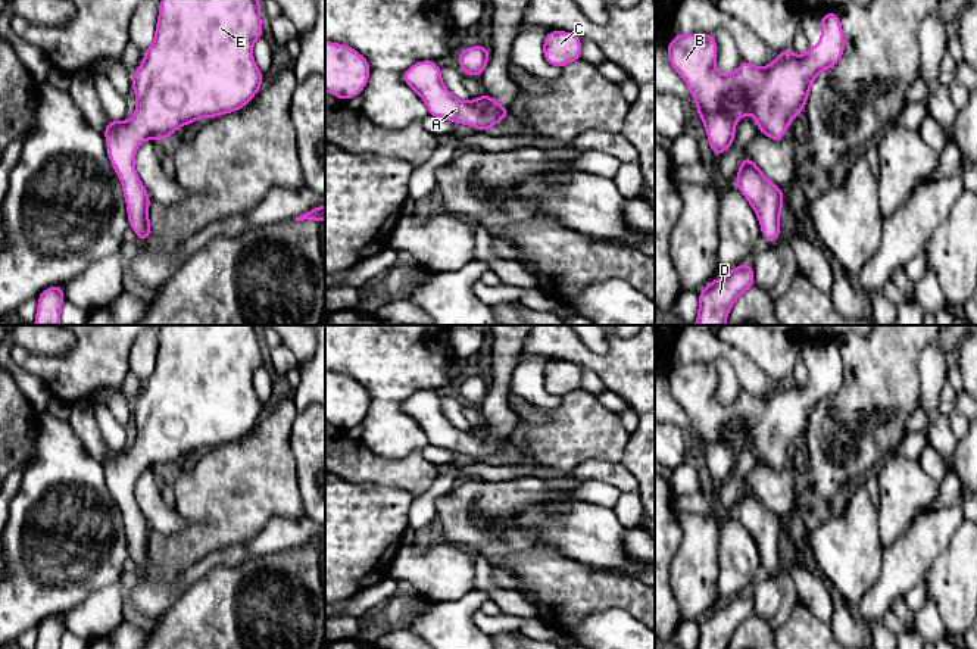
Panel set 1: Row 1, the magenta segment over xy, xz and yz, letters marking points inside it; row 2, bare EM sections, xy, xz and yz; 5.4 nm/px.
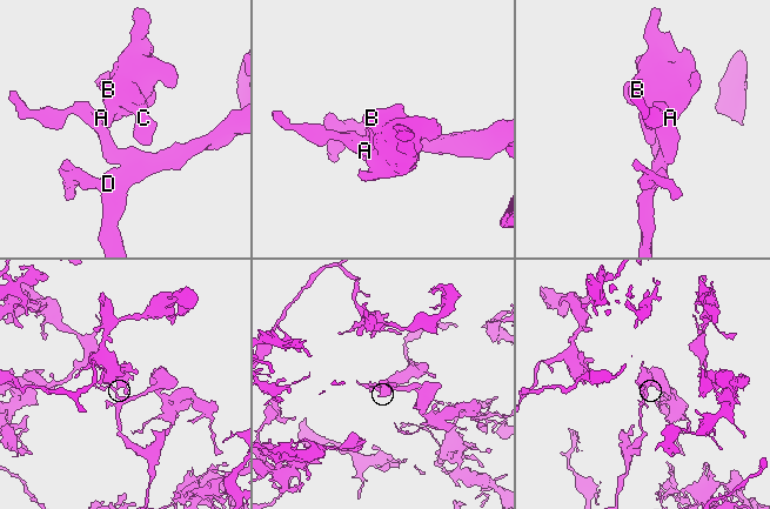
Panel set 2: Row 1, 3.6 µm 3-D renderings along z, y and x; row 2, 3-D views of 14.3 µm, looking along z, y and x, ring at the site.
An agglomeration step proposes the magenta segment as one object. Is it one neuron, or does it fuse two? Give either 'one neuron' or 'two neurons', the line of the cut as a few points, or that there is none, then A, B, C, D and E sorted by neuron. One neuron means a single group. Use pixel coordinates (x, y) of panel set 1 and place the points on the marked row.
one neuron; cut none; groups A B C D E

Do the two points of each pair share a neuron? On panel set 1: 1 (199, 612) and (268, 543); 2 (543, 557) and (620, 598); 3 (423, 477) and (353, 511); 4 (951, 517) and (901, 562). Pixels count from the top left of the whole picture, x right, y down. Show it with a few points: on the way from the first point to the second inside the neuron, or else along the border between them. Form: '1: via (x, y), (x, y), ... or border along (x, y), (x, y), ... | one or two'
1: border along (289, 548), (253, 555), (237, 564), (221, 565) | two
2: via (562, 576), (577, 590), (601, 590) | one
3: border along (365, 484), (390, 484), (402, 487), (414, 496) | two
4: via (939, 527), (912, 554) | one

